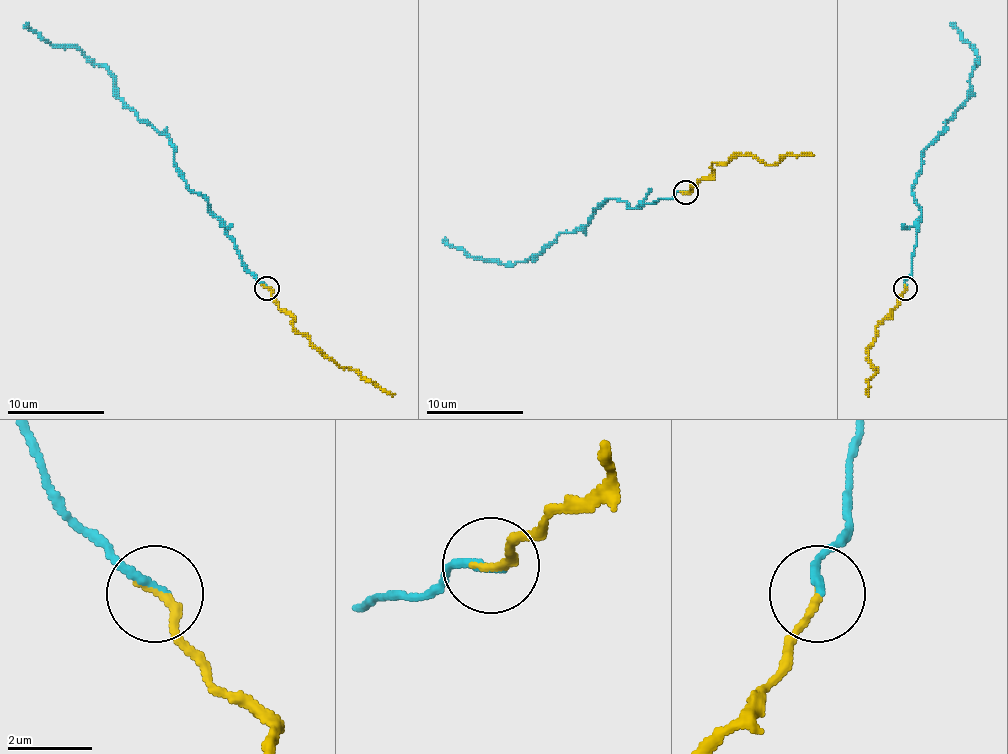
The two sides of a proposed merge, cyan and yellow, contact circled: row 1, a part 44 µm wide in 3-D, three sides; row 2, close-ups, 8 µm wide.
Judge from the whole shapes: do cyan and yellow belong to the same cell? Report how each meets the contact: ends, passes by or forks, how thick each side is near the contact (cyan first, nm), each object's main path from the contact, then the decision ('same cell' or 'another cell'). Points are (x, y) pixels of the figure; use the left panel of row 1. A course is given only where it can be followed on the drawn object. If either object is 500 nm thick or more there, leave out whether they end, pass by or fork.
cyan ends | yellow ends | 220/200 nm | cyan via (266, 287), (247, 268), (225, 224), (188, 188), (174, 144), (118, 96), (116, 79), (26, 23) | yellow via (266, 287), (295, 328), (317, 348), (348, 369), (356, 369), (394, 394) | same cell

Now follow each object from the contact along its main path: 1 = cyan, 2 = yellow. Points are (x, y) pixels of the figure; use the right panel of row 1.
1: (904, 287), (921, 214), (912, 188), (921, 154), (970, 96), (977, 64), (972, 47), (950, 23)
2: (904, 287), (892, 311), (875, 328), (875, 340), (868, 348), (868, 360), (878, 369), (868, 379), (868, 394)

